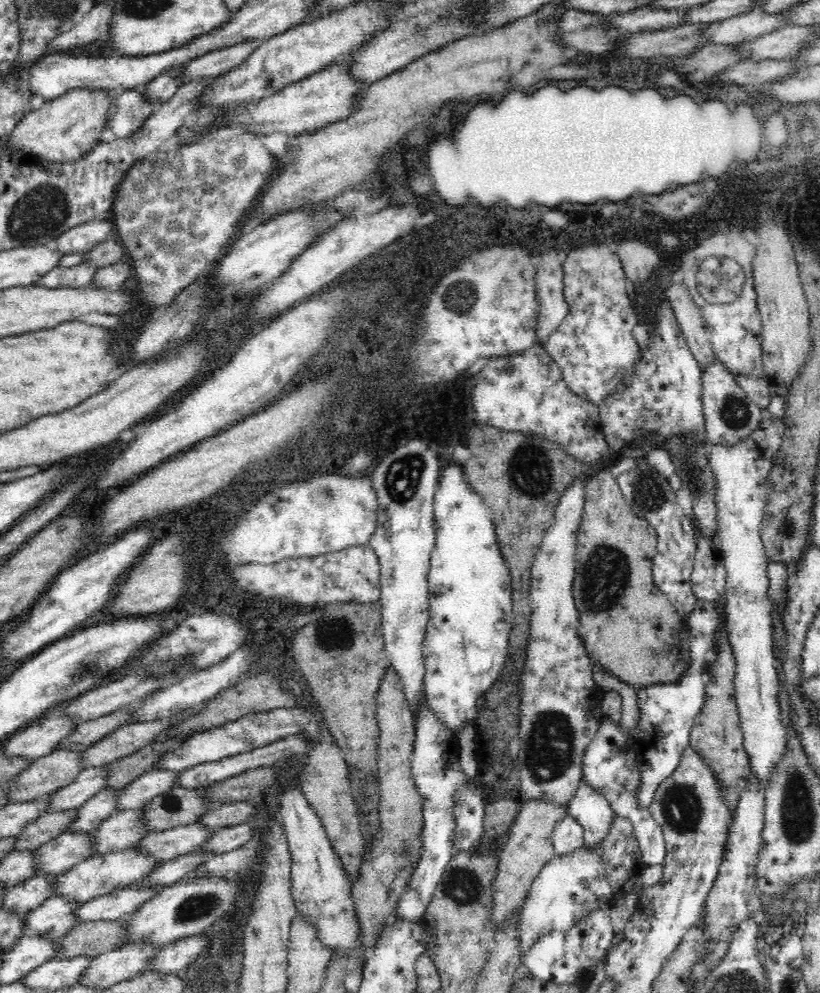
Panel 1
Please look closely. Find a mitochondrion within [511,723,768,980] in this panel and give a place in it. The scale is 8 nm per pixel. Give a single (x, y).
(681, 809)

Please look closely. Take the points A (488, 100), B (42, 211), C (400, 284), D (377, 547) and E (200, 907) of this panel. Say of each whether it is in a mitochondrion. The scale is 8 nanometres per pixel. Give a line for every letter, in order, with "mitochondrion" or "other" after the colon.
A: other
B: mitochondrion
C: other
D: other
E: mitochondrion

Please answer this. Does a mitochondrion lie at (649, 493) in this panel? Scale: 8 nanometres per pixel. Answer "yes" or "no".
yes

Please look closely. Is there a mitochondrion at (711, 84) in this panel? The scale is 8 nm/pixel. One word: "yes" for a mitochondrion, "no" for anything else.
no

